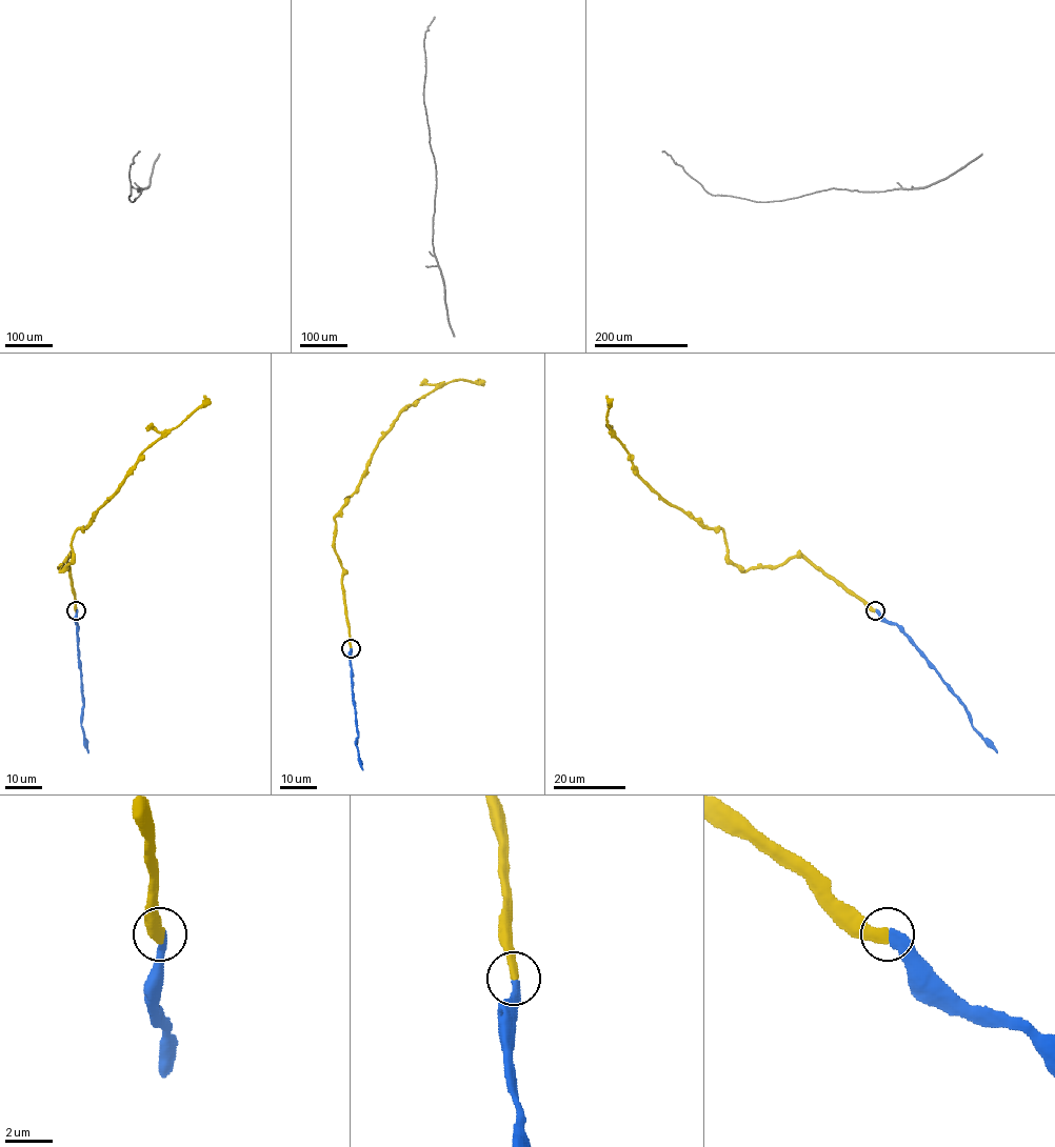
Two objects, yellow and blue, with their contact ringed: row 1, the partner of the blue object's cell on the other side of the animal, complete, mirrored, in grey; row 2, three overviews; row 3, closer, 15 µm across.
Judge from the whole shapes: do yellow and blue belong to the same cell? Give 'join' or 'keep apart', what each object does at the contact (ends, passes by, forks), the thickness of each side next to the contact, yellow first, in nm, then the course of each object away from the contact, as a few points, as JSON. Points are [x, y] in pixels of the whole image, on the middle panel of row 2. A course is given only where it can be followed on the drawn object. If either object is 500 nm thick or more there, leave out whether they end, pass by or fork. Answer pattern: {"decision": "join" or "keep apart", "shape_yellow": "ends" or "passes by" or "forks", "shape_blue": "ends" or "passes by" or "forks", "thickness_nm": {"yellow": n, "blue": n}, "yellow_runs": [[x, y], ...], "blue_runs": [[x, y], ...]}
{"decision": "join", "shape_yellow": "ends", "shape_blue": "ends", "thickness_nm": {"yellow": 440, "blue": 420}, "yellow_runs": [[351, 648], [341, 561], [334, 547], [335, 515], [355, 491], [377, 442], [409, 406], [450, 381], [477, 379]], "blue_runs": [[351, 649], [356, 744], [363, 769]]}

